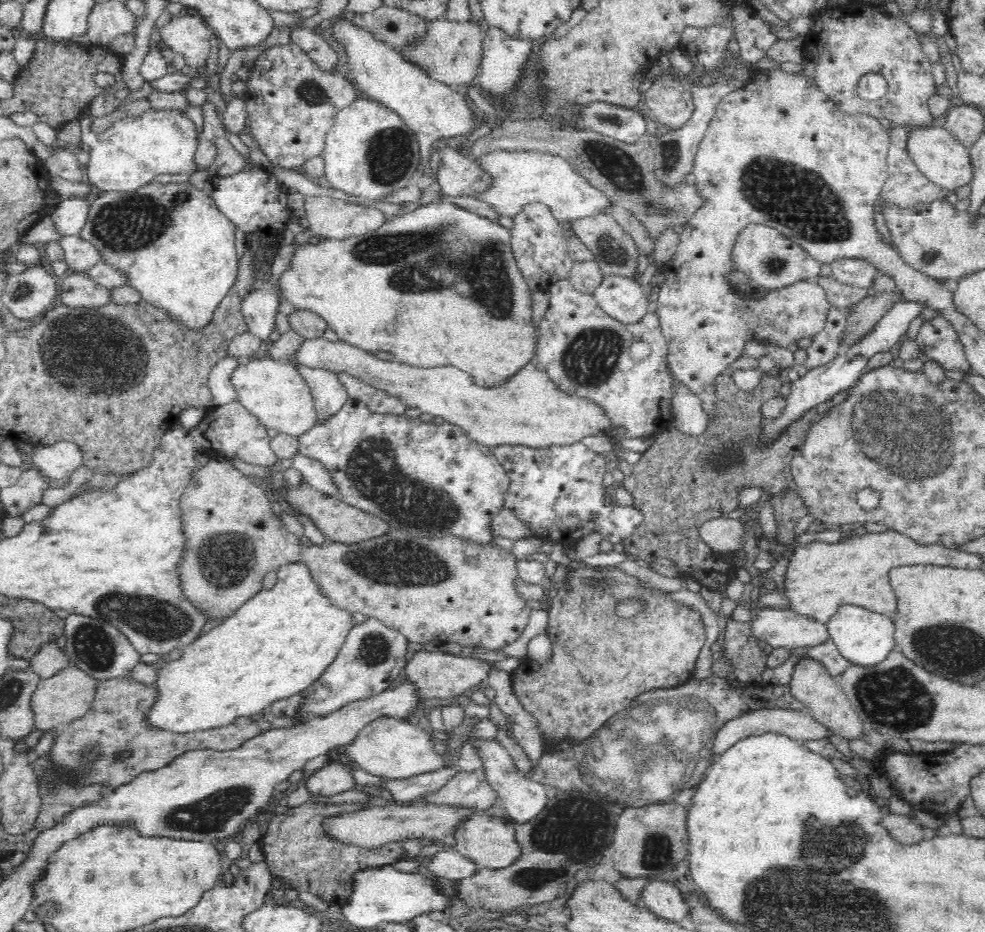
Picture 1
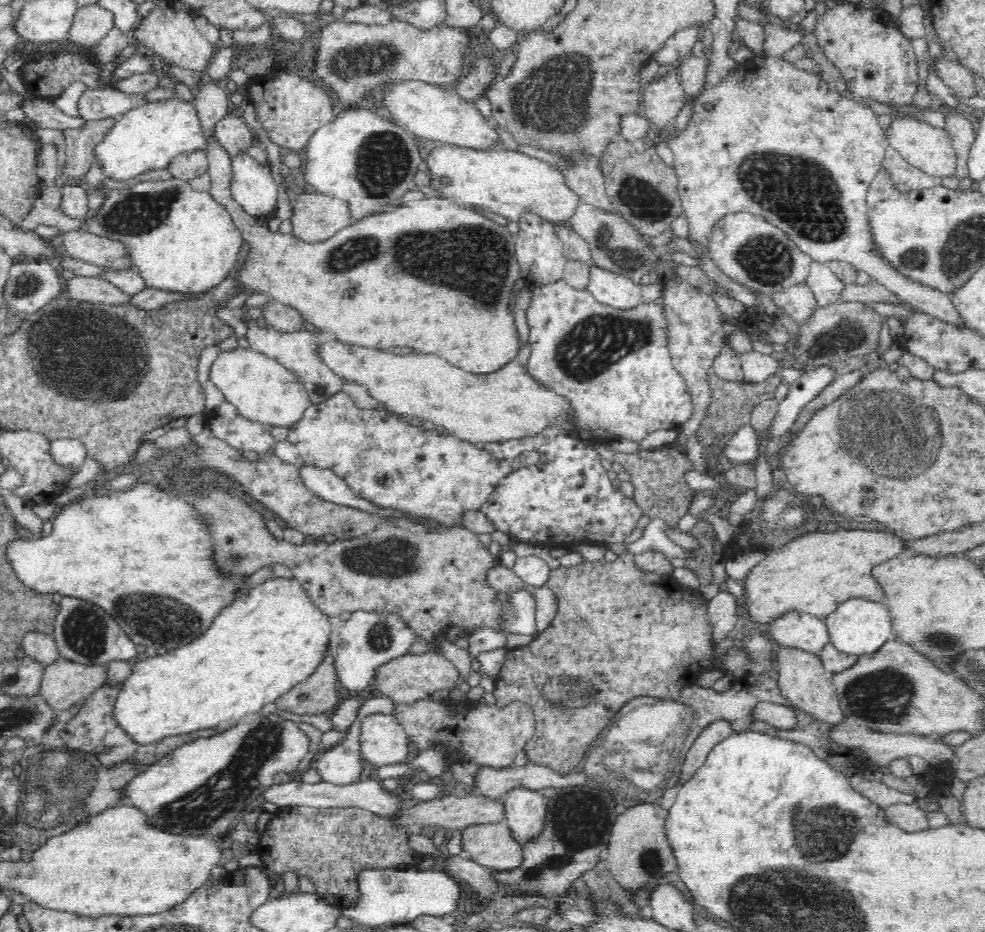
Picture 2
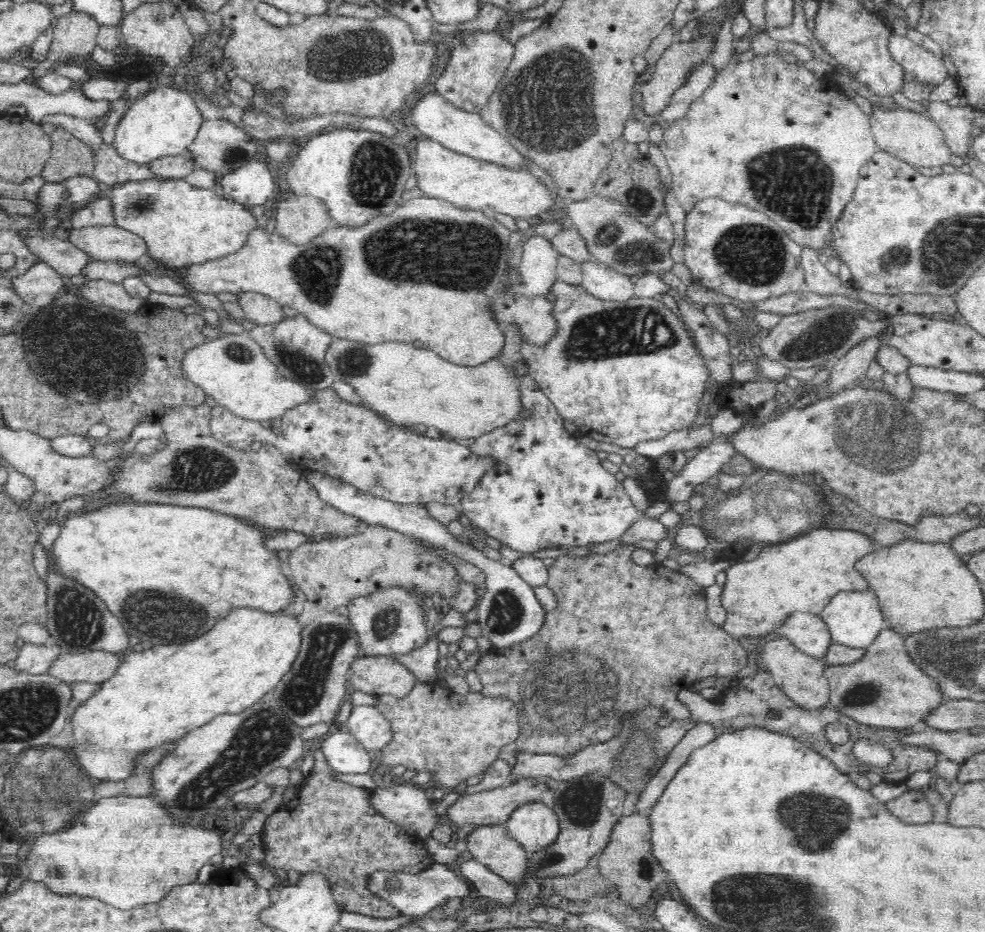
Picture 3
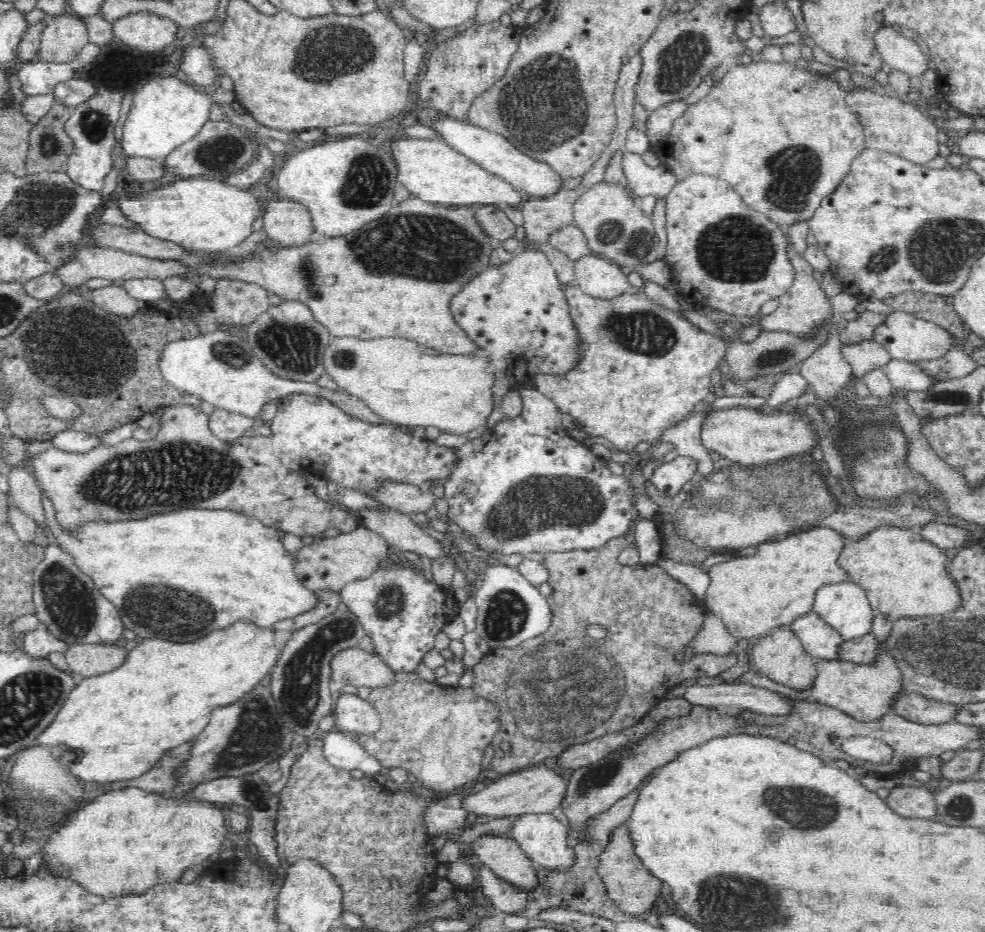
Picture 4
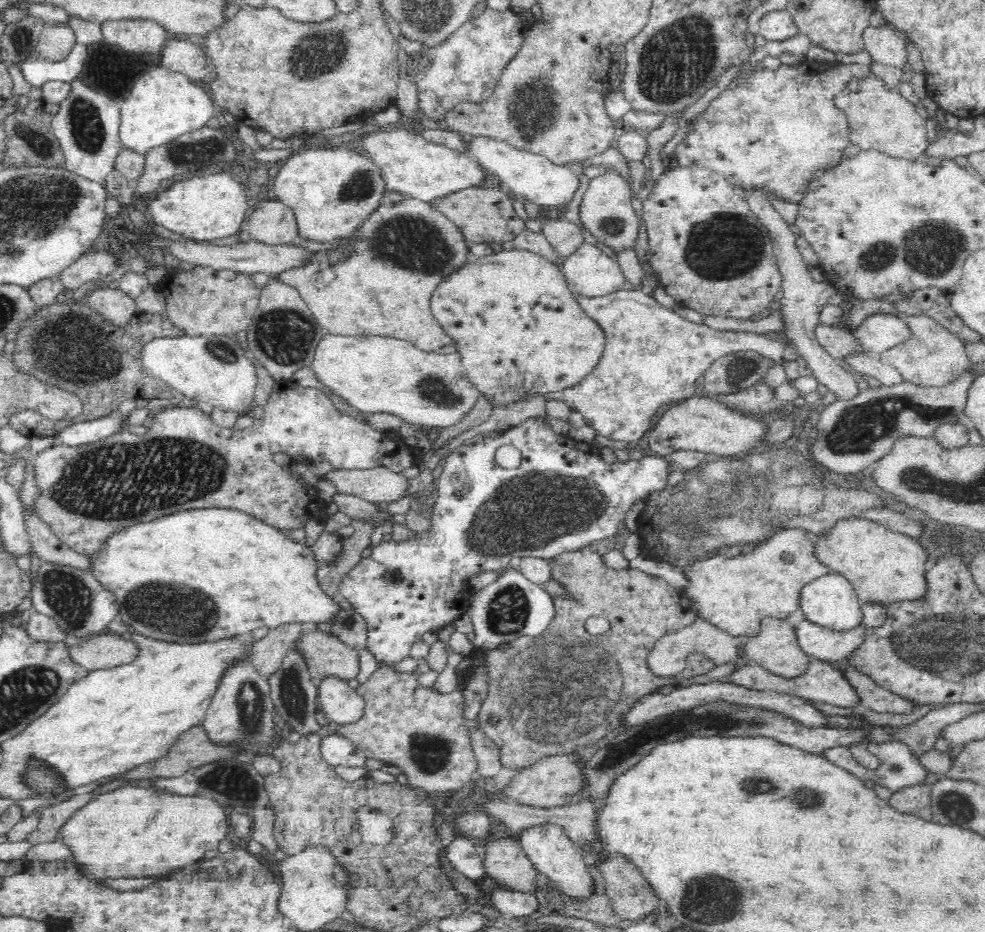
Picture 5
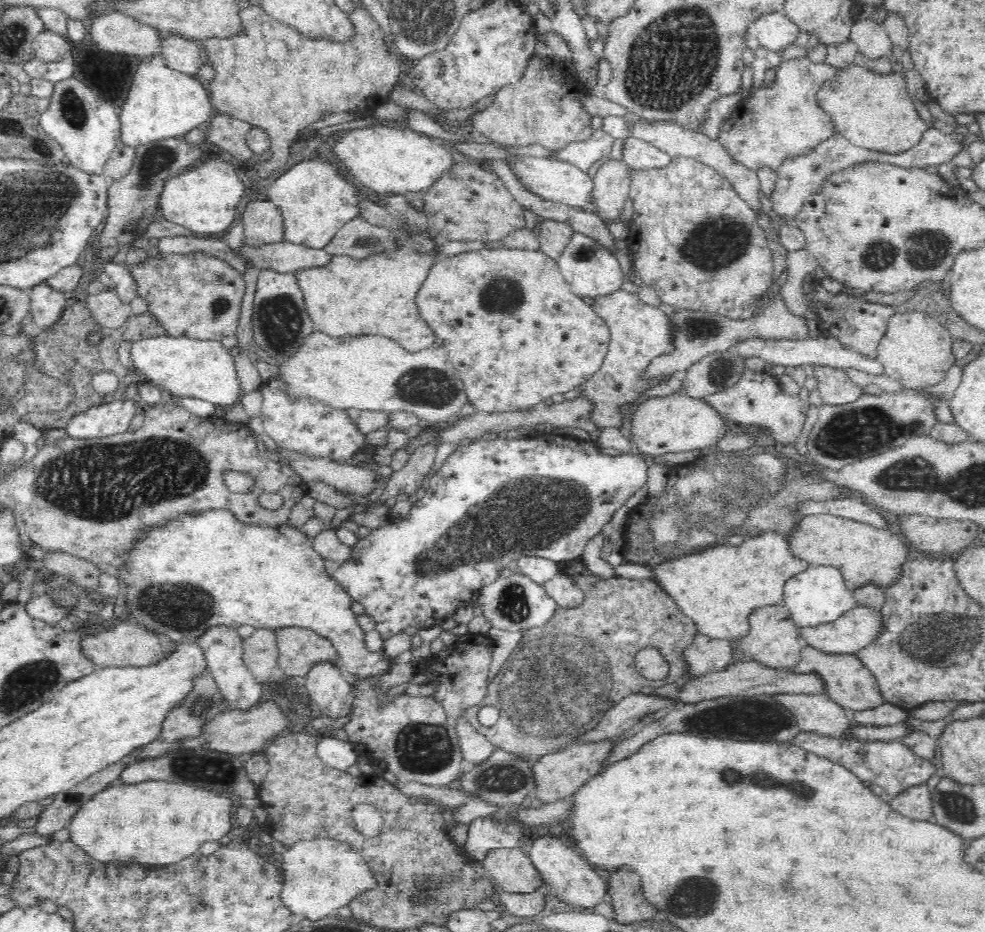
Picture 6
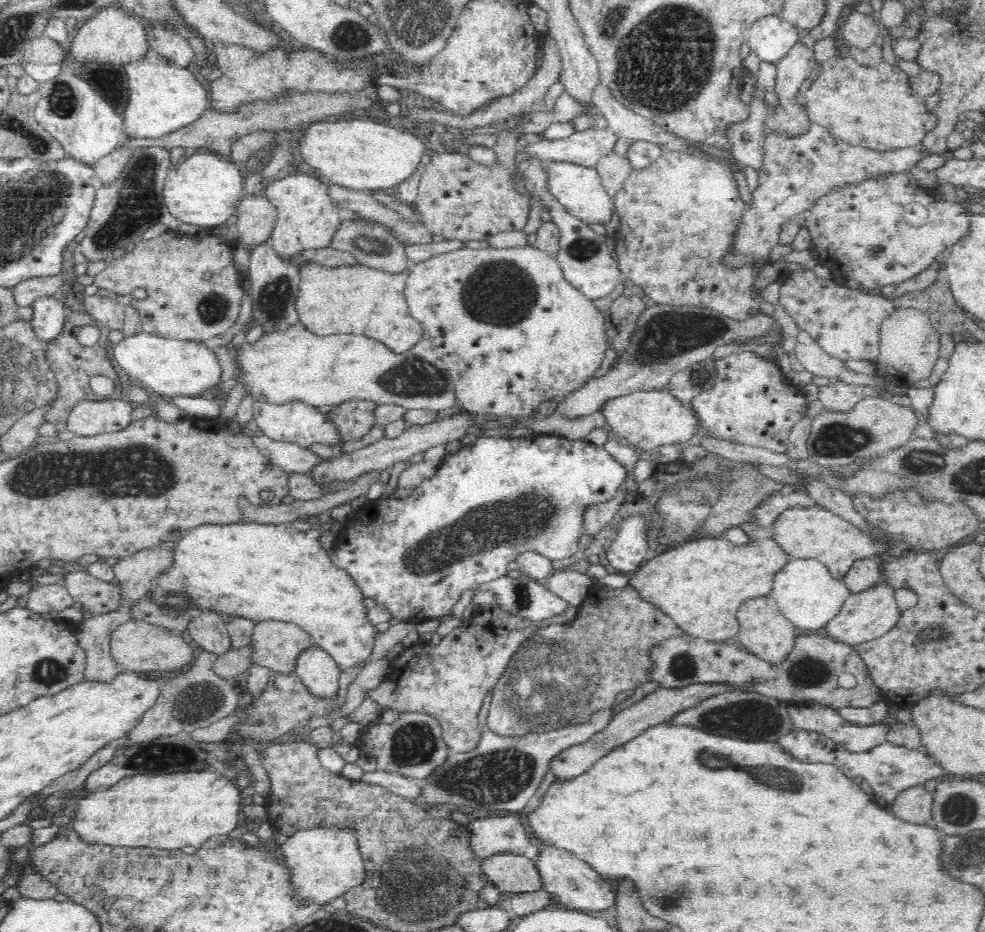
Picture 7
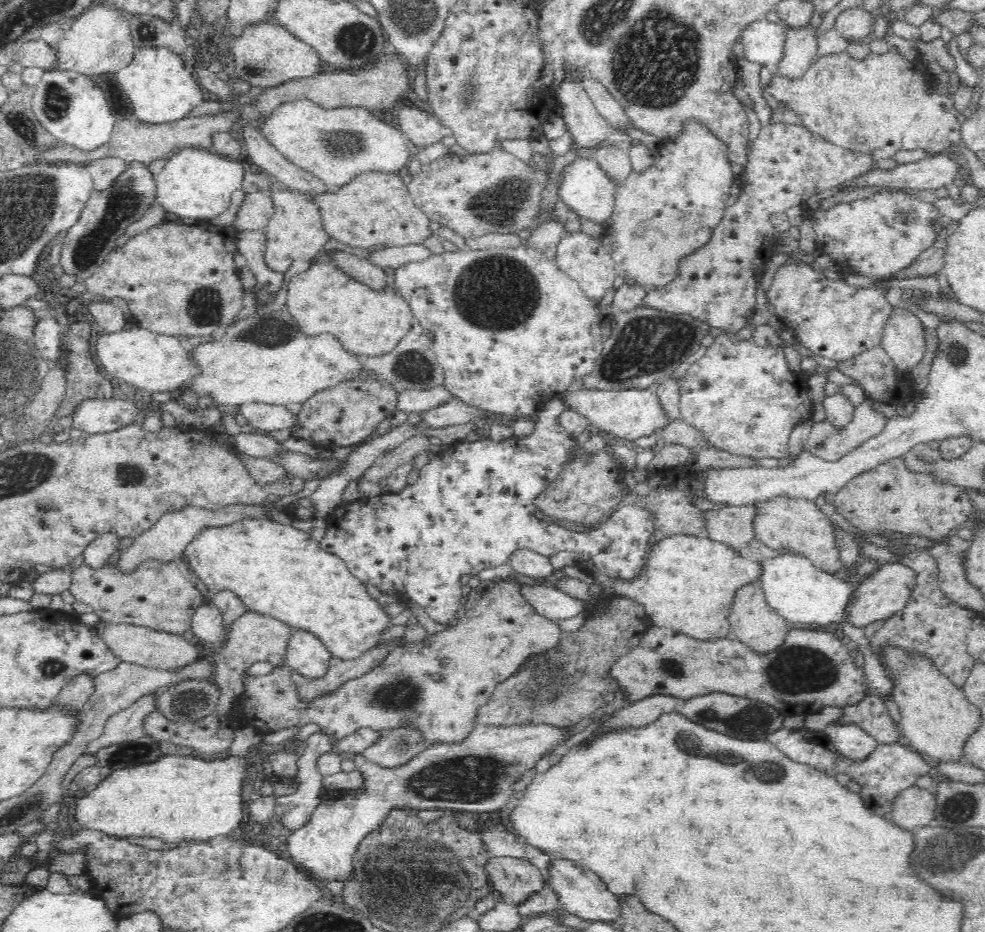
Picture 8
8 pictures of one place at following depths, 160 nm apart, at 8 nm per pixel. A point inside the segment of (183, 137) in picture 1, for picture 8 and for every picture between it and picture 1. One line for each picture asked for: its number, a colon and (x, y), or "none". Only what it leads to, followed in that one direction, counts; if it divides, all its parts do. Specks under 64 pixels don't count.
2: (147, 137)
3: (162, 122)
4: (167, 111)
5: (163, 105)
6: (162, 103)
7: (163, 97)
8: (160, 89)

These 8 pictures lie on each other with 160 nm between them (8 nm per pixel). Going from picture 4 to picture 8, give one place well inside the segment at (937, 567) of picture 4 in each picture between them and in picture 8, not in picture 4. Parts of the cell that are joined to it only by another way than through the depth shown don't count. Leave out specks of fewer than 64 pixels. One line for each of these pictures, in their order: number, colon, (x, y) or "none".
5: (883, 565)
6: (862, 553)
7: (803, 530)
8: (799, 525)

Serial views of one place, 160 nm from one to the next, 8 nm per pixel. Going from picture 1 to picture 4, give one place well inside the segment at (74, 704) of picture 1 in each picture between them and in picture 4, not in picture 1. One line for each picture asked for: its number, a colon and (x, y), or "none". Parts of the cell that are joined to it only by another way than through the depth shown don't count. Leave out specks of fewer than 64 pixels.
2: (64, 683)
3: (95, 666)
4: (86, 660)

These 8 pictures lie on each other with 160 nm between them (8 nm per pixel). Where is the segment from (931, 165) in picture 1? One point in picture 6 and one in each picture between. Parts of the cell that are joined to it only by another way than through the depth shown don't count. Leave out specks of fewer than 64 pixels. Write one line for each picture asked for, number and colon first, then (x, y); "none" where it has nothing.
2: (929, 148)
3: (914, 137)
4: (888, 124)
5: (878, 117)
6: (869, 109)

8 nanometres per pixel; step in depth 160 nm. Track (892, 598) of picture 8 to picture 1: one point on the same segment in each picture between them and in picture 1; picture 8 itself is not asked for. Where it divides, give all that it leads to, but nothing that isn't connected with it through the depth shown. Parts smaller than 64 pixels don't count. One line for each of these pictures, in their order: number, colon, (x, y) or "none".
1: (780, 628)
2: (804, 631)
3: (809, 632)
4: (821, 641)
5: (833, 645)
6: (858, 627)
7: (866, 614)

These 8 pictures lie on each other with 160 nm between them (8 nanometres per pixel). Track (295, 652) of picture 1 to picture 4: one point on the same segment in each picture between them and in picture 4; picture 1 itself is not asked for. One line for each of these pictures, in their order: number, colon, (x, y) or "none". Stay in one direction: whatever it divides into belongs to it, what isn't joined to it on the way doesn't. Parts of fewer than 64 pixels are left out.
2: (260, 646)
3: (155, 697)
4: (121, 723)

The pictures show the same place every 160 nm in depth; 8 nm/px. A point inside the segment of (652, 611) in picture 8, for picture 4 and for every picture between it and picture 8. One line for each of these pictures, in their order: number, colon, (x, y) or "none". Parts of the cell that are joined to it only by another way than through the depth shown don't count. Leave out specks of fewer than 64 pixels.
4: (753, 596)
5: (734, 594)
6: (717, 588)
7: (699, 584)

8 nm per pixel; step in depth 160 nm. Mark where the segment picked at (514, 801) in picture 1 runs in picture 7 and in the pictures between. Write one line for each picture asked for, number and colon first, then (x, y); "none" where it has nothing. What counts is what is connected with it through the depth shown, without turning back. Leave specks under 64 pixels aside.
2: (525, 810)
3: (535, 826)
4: (544, 838)
5: (553, 854)
6: (561, 866)
7: (573, 882)

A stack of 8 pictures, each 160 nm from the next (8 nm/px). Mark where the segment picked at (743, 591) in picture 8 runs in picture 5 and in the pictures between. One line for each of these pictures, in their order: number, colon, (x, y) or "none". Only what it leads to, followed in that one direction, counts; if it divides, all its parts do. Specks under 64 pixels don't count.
5: (775, 646)
6: (772, 638)
7: (763, 631)

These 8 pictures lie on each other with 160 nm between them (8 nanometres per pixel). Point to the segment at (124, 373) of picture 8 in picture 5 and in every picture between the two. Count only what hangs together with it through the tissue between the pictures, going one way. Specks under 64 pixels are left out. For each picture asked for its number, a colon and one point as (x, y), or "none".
5: (215, 369)
6: (203, 369)
7: (165, 367)

